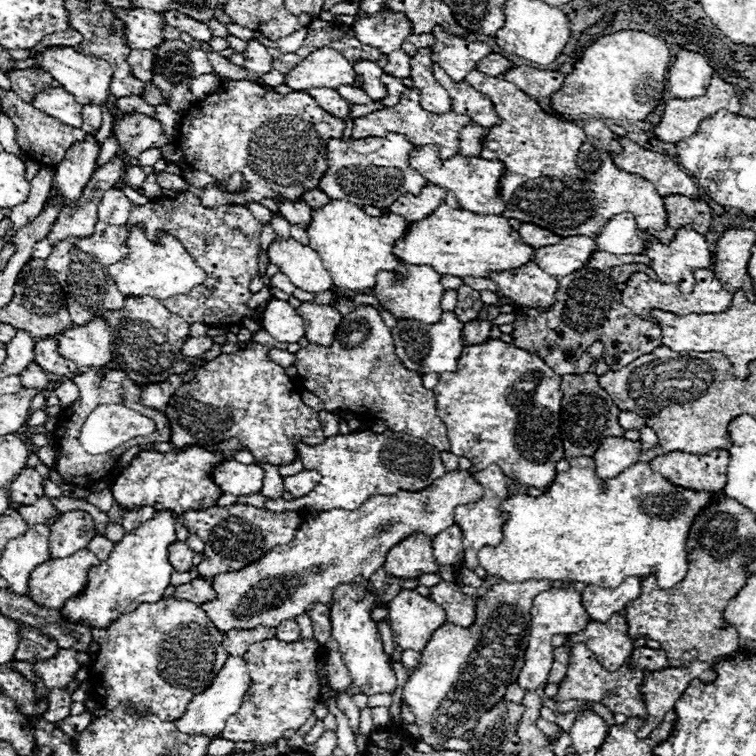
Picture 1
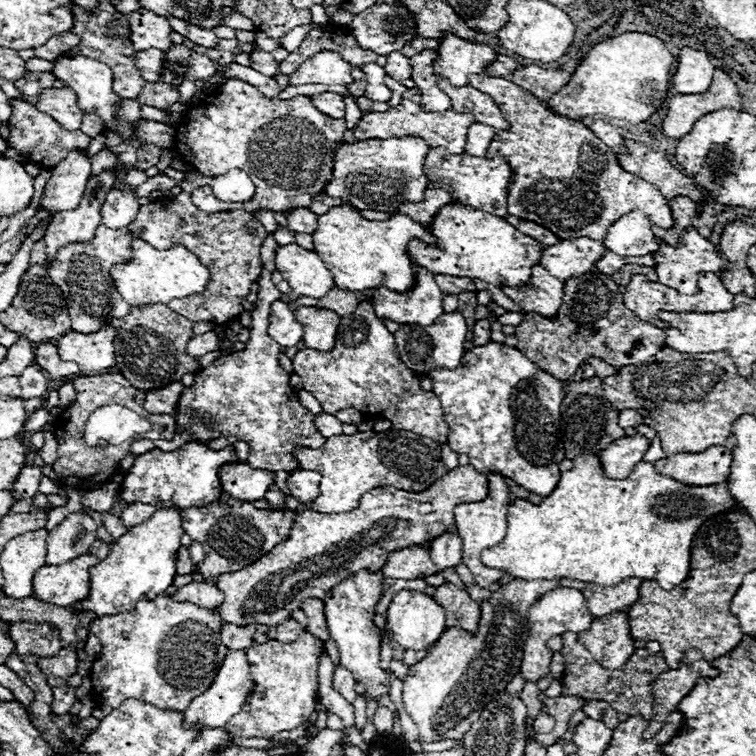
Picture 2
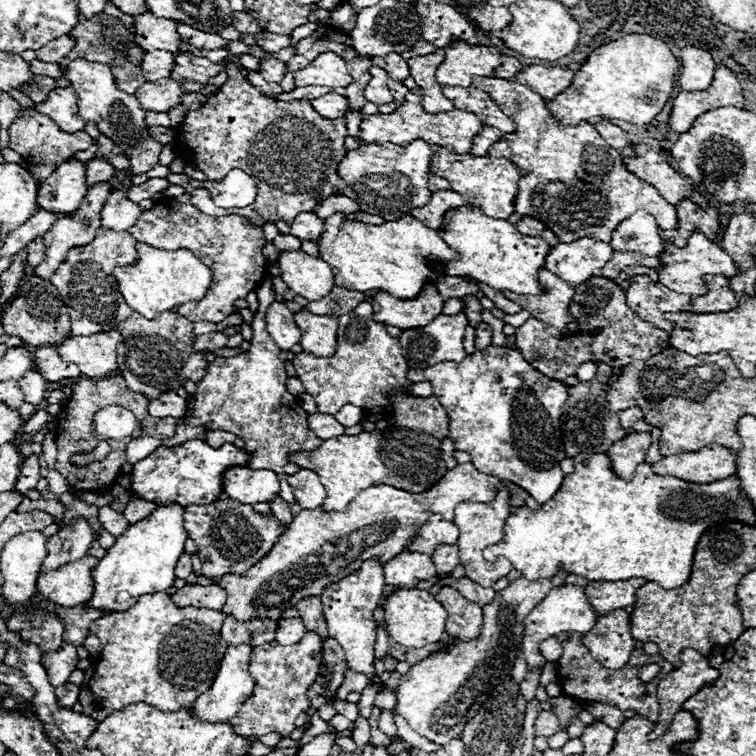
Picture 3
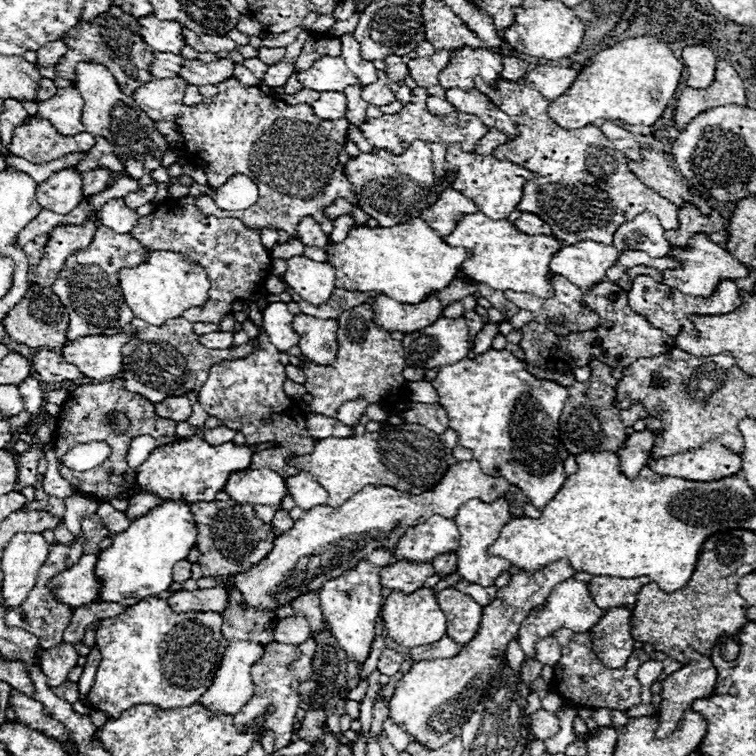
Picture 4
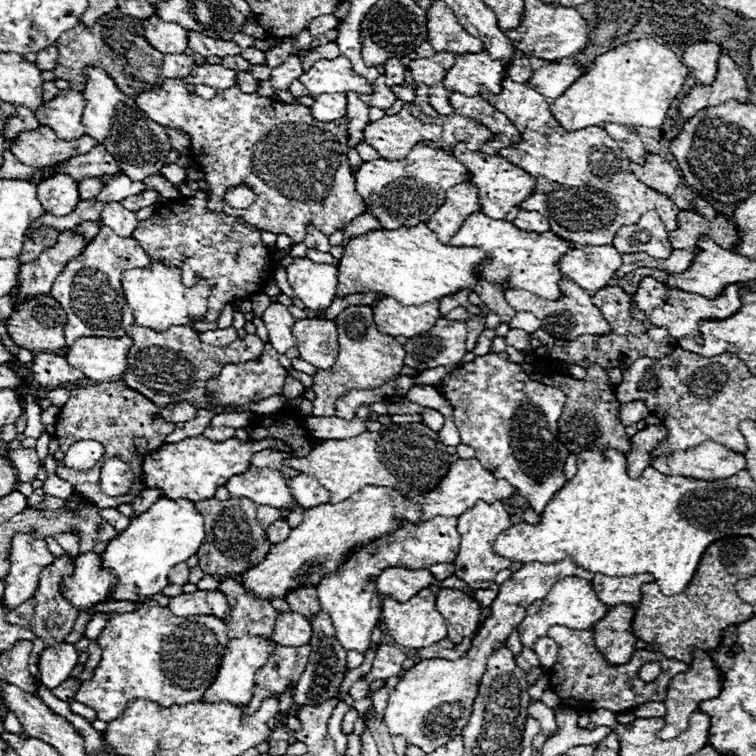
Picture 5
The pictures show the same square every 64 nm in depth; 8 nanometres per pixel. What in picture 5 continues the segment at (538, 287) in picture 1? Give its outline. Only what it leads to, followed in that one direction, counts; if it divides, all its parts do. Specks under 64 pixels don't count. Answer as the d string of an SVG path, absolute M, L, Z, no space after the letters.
M570 278L560 280L560 288L562 288L562 300L544 300L524 290L506 292L506 300L516 312L532 312L540 322L546 320L546 324L552 324L552 336L556 340L576 340L578 336L586 336L586 334L600 336L612 332L610 324L604 320L602 312L592 304L592 296L584 288L574 284Z

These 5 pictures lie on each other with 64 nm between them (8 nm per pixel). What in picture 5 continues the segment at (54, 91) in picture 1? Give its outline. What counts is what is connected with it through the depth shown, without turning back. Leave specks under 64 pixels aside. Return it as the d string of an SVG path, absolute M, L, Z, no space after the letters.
M70 88L60 90L54 100L44 102L42 112L36 114L38 122L50 126L62 140L76 140L84 134L82 112L86 100L82 92L74 92Z

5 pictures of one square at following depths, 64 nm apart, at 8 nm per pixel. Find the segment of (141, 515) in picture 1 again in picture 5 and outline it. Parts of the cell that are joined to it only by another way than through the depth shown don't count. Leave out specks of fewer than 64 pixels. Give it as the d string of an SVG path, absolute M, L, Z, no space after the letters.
M146 488L142 494L138 494L132 502L132 510L136 516L140 516L142 512L146 512L156 500L160 498L160 490L158 488Z

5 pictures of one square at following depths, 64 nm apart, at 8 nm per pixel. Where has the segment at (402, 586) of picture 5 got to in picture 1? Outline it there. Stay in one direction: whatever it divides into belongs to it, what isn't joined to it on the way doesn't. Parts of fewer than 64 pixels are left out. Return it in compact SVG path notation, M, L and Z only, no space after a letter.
M410 536L410 540L402 540L402 544L396 544L388 552L384 570L386 574L396 578L406 578L406 576L416 578L420 574L438 572L430 540L422 540L422 536L420 538Z

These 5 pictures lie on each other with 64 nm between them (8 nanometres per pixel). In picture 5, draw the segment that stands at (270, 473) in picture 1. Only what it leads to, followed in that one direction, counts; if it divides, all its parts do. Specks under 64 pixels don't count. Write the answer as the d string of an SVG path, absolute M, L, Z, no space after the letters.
M276 520L272 526L268 526L266 534L268 534L270 544L278 544L278 542L284 542L284 538L288 538L290 528L288 528L288 524L284 520Z

